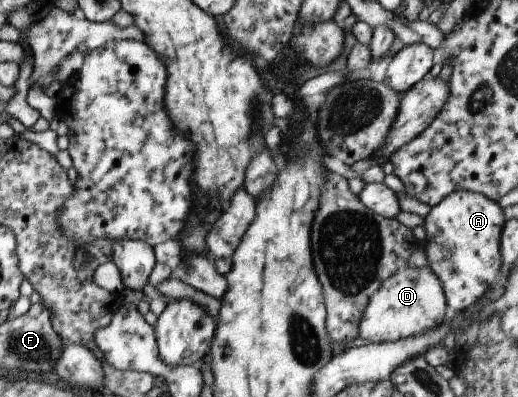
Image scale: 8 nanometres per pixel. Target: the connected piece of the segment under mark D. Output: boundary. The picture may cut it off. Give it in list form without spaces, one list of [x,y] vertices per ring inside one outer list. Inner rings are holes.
[[[405,266],[389,276],[369,298],[357,324],[356,337],[368,344],[396,342],[438,326],[447,313],[441,284],[434,273],[427,266]]]

